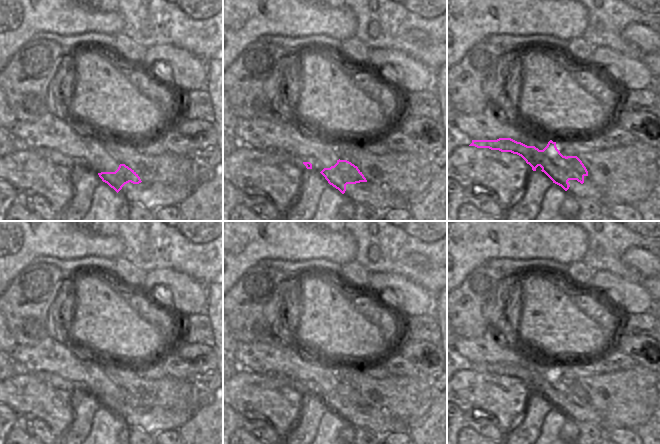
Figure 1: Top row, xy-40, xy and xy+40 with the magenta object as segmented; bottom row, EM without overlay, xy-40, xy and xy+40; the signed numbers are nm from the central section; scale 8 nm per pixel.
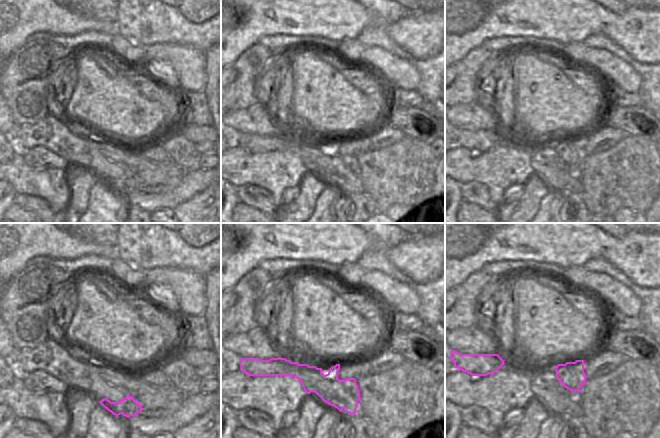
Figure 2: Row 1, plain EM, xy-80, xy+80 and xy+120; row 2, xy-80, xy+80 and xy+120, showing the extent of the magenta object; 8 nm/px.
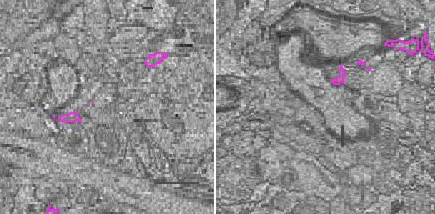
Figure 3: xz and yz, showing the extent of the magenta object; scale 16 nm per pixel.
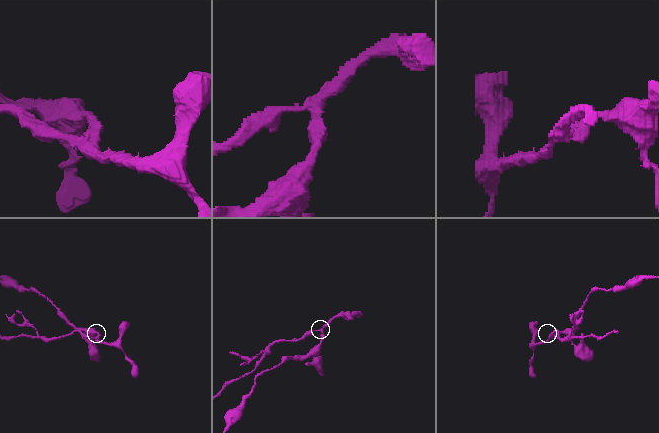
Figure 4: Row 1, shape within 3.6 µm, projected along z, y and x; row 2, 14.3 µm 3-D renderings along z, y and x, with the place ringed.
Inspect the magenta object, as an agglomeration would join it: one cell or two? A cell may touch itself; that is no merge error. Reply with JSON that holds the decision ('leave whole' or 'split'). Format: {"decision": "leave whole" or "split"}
{"decision": "split"}

